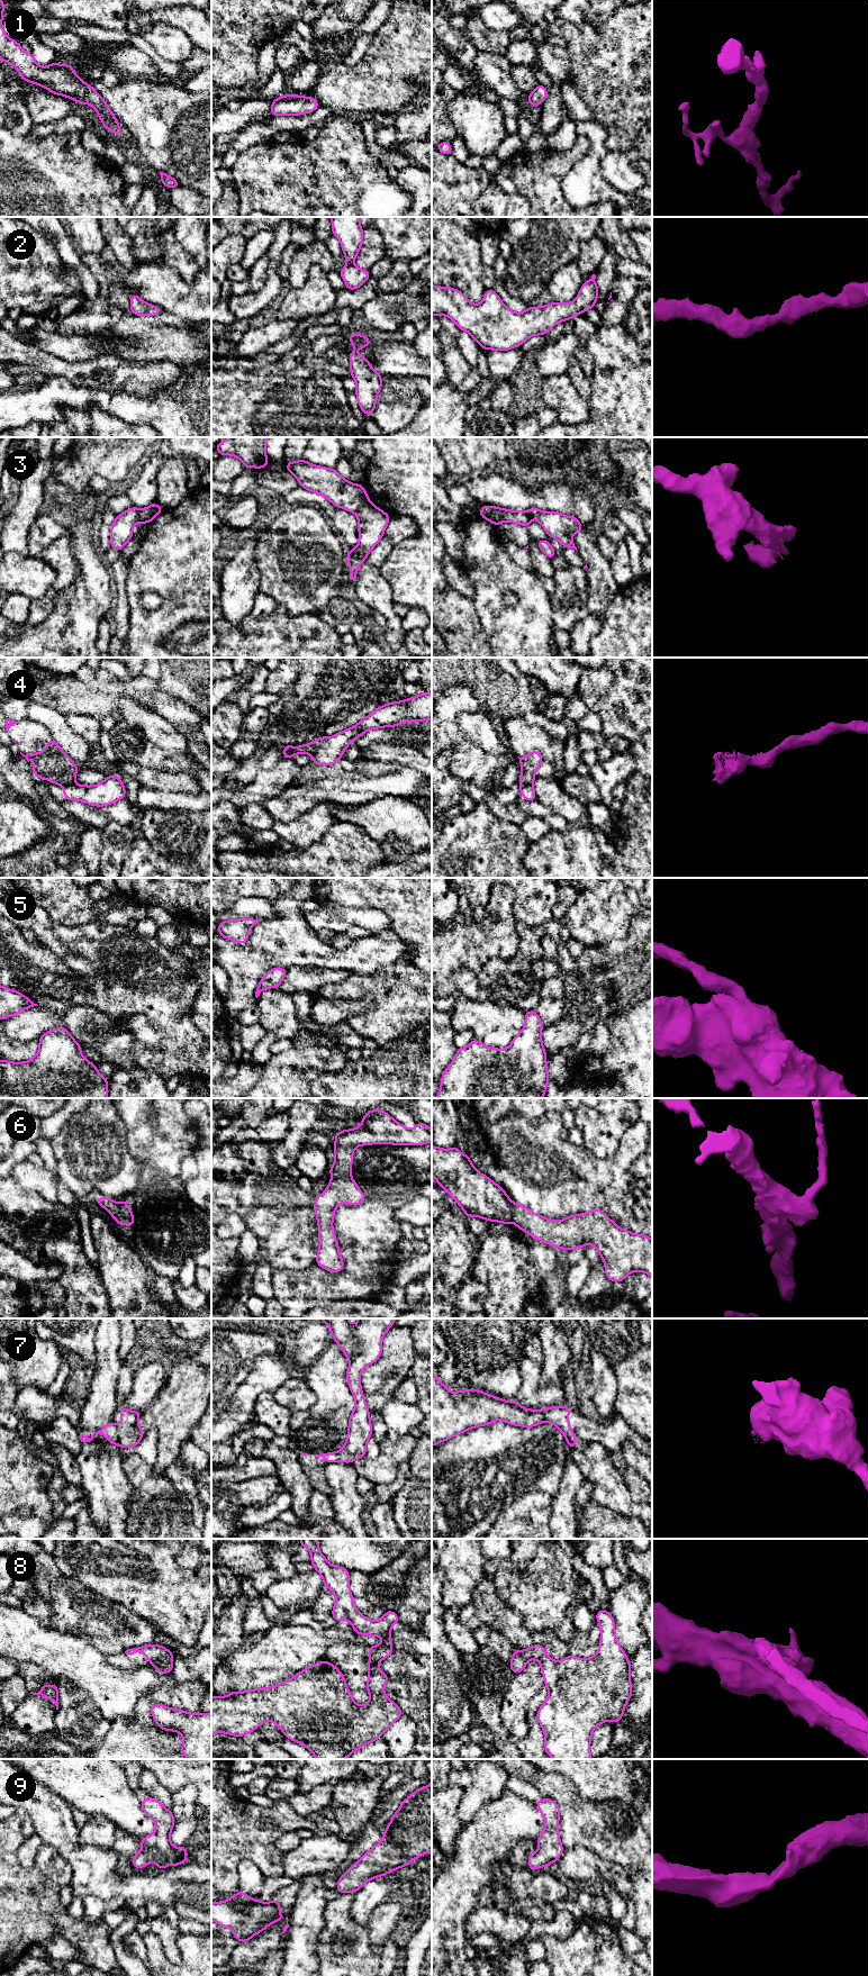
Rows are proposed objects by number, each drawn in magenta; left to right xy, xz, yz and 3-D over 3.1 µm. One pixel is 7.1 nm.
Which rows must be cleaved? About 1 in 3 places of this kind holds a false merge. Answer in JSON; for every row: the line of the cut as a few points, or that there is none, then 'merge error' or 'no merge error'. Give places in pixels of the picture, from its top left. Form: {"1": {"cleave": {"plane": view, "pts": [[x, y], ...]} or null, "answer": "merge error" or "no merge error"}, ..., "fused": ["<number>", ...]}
{"1": {"cleave": null, "answer": "no merge error"}, "2": {"cleave": null, "answer": "no merge error"}, "3": {"cleave": {"plane": "xz", "pts": [[369, 501], [354, 511]]}, "answer": "merge error"}, "4": {"cleave": {"plane": "yz", "pts": [[531, 783], [526, 783], [520, 789]]}, "answer": "merge error"}, "5": {"cleave": null, "answer": "no merge error"}, "6": {"cleave": null, "answer": "no merge error"}, "7": {"cleave": {"plane": "xy", "pts": [[116, 1426], [118, 1443]]}, "answer": "merge error"}, "8": {"cleave": {"plane": "xy", "pts": [[172, 1658], [156, 1658], [152, 1662]]}, "answer": "merge error"}, "9": {"cleave": null, "answer": "no merge error"}, "fused": ["3", "4", "7", "8"]}

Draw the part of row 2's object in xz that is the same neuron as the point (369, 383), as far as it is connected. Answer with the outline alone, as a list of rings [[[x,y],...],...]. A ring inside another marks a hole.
[[[356,333],[351,334],[346,338],[352,342],[354,347],[353,352],[349,356],[351,362],[351,377],[356,382],[355,395],[358,404],[363,414],[372,417],[374,406],[377,404],[377,397],[382,386],[382,375],[374,371],[370,366],[371,363],[368,359],[359,355],[356,351],[359,346],[365,348],[372,343],[372,341],[364,335]]]

